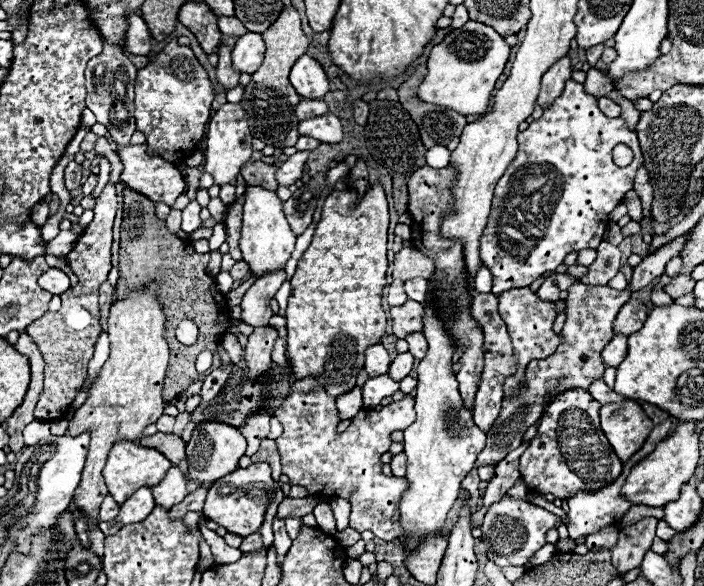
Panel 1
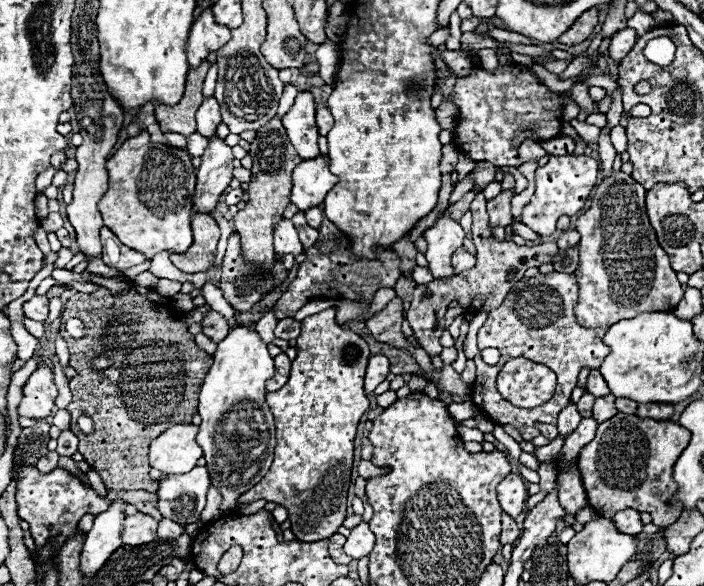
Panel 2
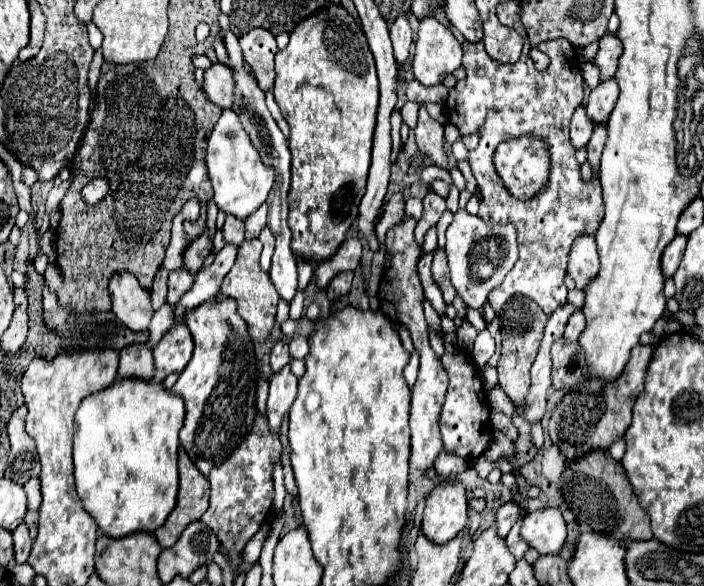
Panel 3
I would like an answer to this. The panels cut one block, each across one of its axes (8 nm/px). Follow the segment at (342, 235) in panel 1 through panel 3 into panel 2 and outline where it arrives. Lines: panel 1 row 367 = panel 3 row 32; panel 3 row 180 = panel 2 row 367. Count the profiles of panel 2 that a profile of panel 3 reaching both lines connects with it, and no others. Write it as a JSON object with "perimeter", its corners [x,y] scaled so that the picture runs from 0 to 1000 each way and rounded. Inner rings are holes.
{"perimeter":[[[466,526],[429,546],[429,567],[420,577],[423,608],[415,614],[412,645],[398,666],[378,672],[378,686],[392,717],[395,758],[389,768],[389,788],[381,809],[338,853],[341,860],[378,853],[412,870],[415,908],[426,925],[466,922],[486,898],[491,884],[491,843],[497,829],[503,744],[514,706],[526,693],[526,683],[517,672],[517,631],[526,611],[523,587],[500,563],[477,553],[474,536],[474,526]]]}

